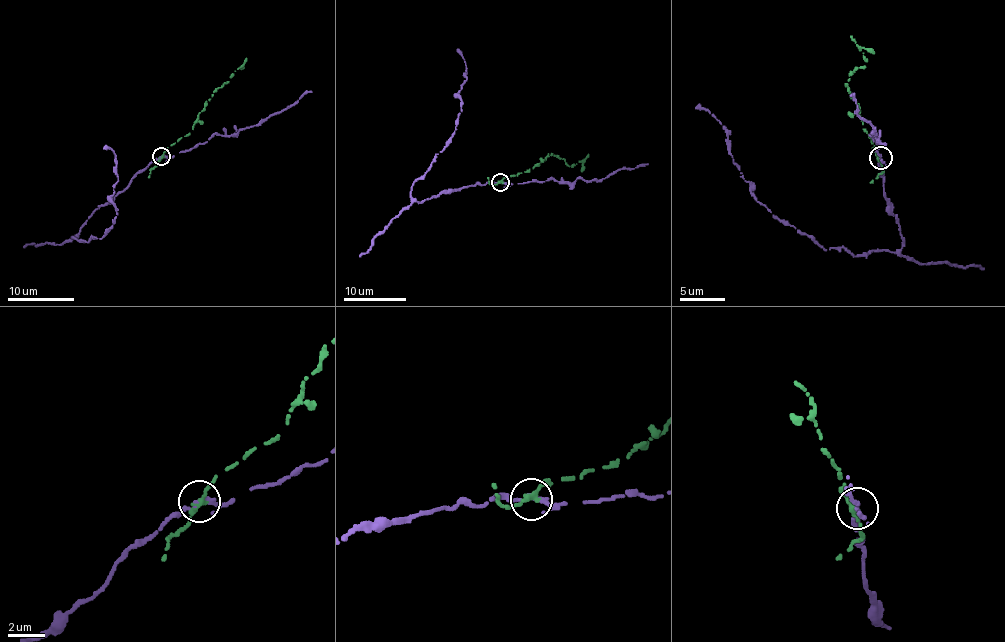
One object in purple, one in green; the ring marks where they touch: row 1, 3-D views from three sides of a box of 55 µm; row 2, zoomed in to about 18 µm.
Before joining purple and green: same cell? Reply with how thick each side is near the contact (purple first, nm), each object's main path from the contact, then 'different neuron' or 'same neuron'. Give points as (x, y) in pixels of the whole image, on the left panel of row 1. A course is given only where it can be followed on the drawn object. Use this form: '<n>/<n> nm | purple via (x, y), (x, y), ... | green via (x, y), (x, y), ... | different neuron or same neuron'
190/280 nm | purple via (162, 156), (73, 236), (87, 242), (92, 236), (101, 239), (118, 214), (110, 198), (116, 160), (104, 148) | green via (162, 156), (165, 150), (189, 133), (206, 101), (229, 81), (230, 74), (246, 58) | different neuron

